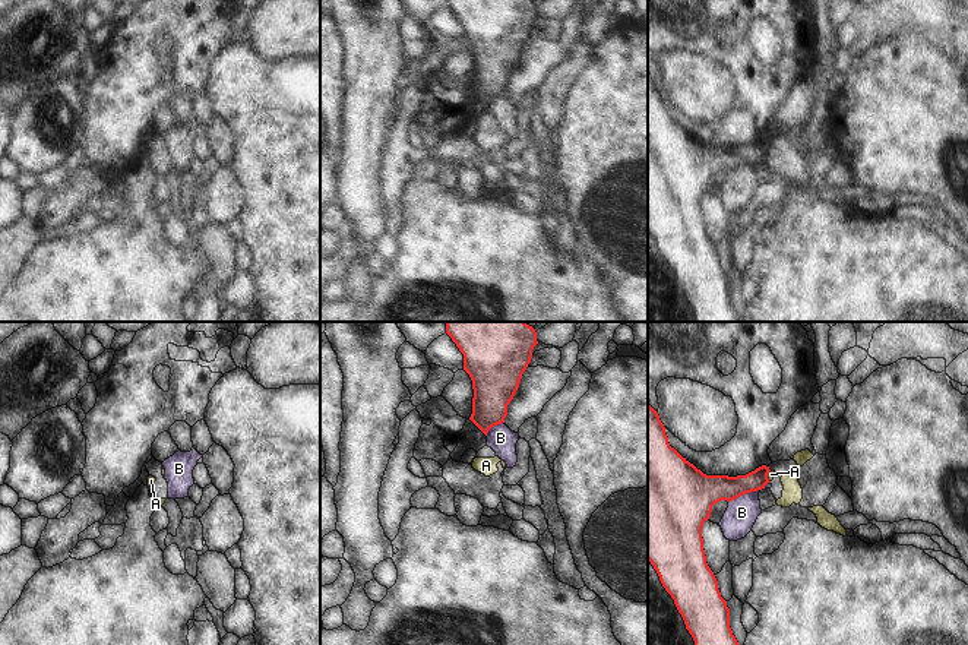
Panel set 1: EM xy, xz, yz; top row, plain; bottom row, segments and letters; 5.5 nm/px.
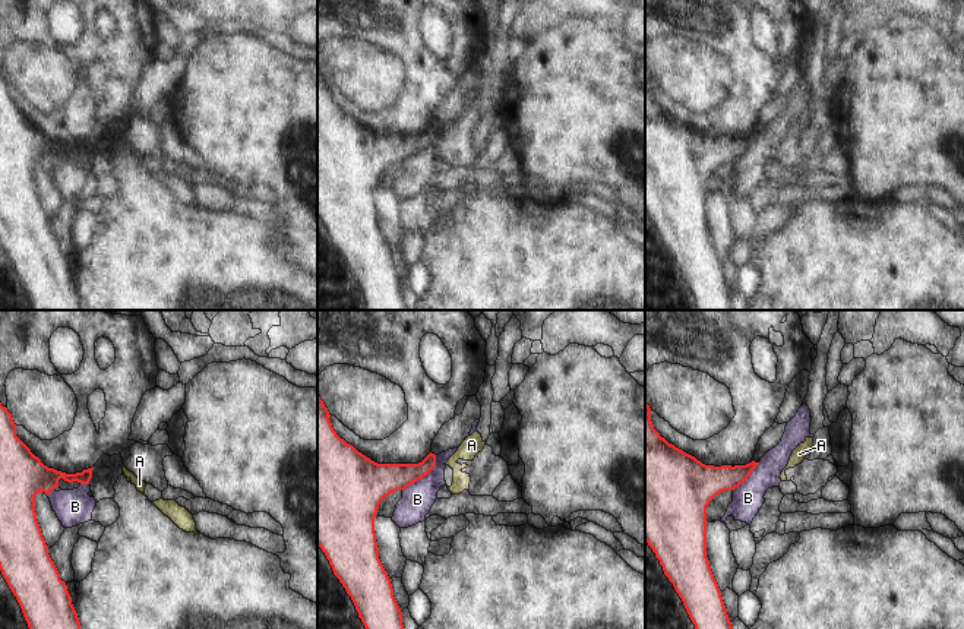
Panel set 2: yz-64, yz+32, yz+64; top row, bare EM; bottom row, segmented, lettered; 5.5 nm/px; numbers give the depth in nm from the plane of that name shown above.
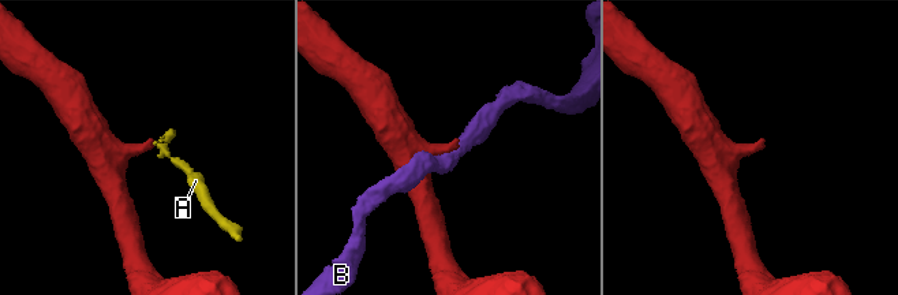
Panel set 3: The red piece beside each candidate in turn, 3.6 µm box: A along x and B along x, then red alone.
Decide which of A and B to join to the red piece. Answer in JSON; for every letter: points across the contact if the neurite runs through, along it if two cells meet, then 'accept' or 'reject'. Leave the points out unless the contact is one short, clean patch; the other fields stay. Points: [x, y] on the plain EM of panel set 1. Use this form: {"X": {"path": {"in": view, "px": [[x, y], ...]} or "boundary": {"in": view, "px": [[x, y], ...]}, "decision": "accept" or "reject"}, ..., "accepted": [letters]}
{"A": {"boundary": {"in": "yz", "px": [[769, 142], [769, 154]]}, "decision": "reject"}, "B": {"boundary": {"in": "yz", "px": [[759, 161], [743, 166], [728, 174]]}, "decision": "reject"}, "accepted": []}

